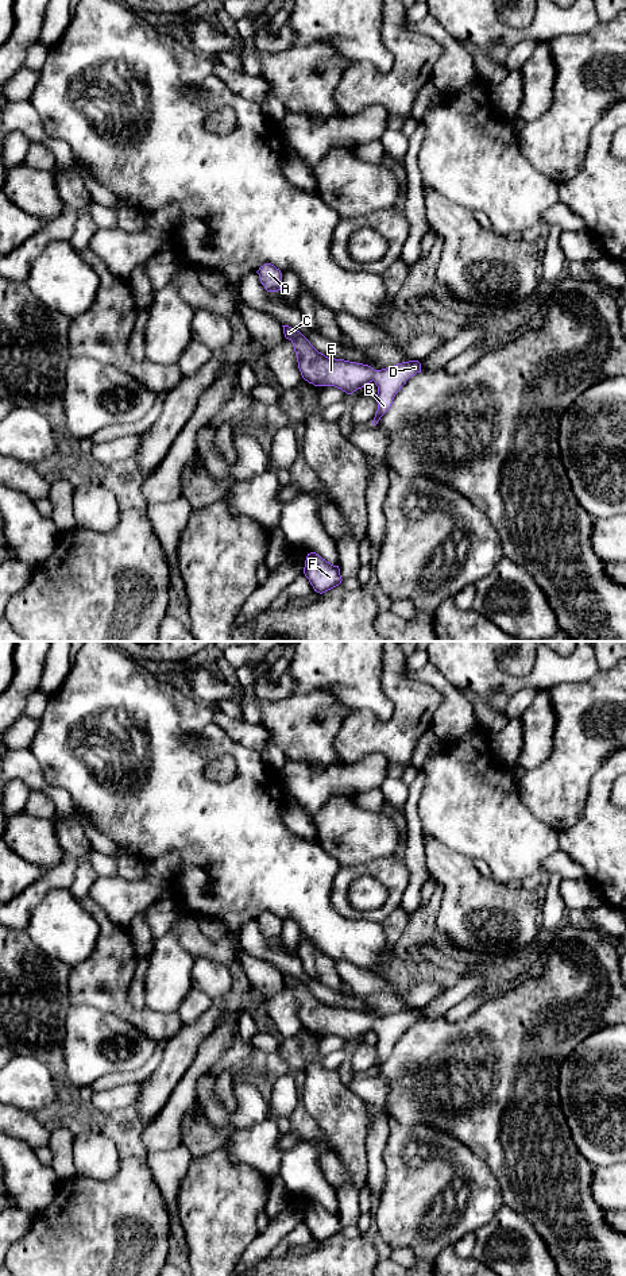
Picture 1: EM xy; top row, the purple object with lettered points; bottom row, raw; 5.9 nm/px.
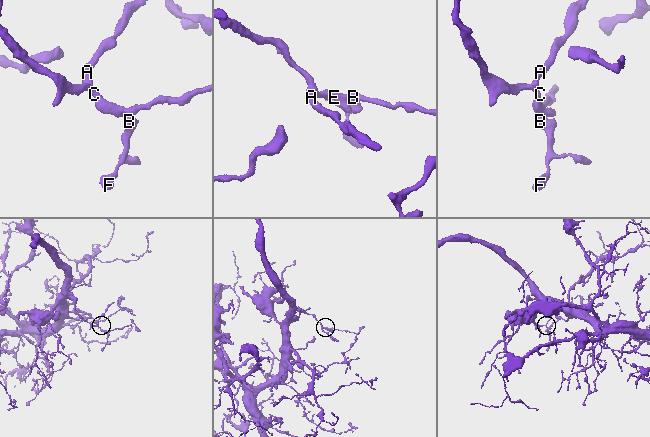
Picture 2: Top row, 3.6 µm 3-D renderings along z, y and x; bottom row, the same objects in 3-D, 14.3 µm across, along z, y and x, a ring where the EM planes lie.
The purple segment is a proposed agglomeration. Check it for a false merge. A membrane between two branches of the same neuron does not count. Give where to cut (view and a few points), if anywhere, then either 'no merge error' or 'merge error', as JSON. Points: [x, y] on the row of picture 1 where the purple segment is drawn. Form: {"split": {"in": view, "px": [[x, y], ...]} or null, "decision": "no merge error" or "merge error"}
{"split": null, "decision": "no merge error"}

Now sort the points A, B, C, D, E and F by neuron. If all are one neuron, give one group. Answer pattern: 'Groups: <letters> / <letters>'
Groups: A B C D E F

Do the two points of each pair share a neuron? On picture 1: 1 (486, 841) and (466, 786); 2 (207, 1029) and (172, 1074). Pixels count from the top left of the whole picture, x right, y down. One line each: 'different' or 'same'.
1: same
2: same

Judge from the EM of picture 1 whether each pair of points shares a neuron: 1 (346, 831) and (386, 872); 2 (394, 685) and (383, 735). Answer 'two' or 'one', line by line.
1: two
2: one

